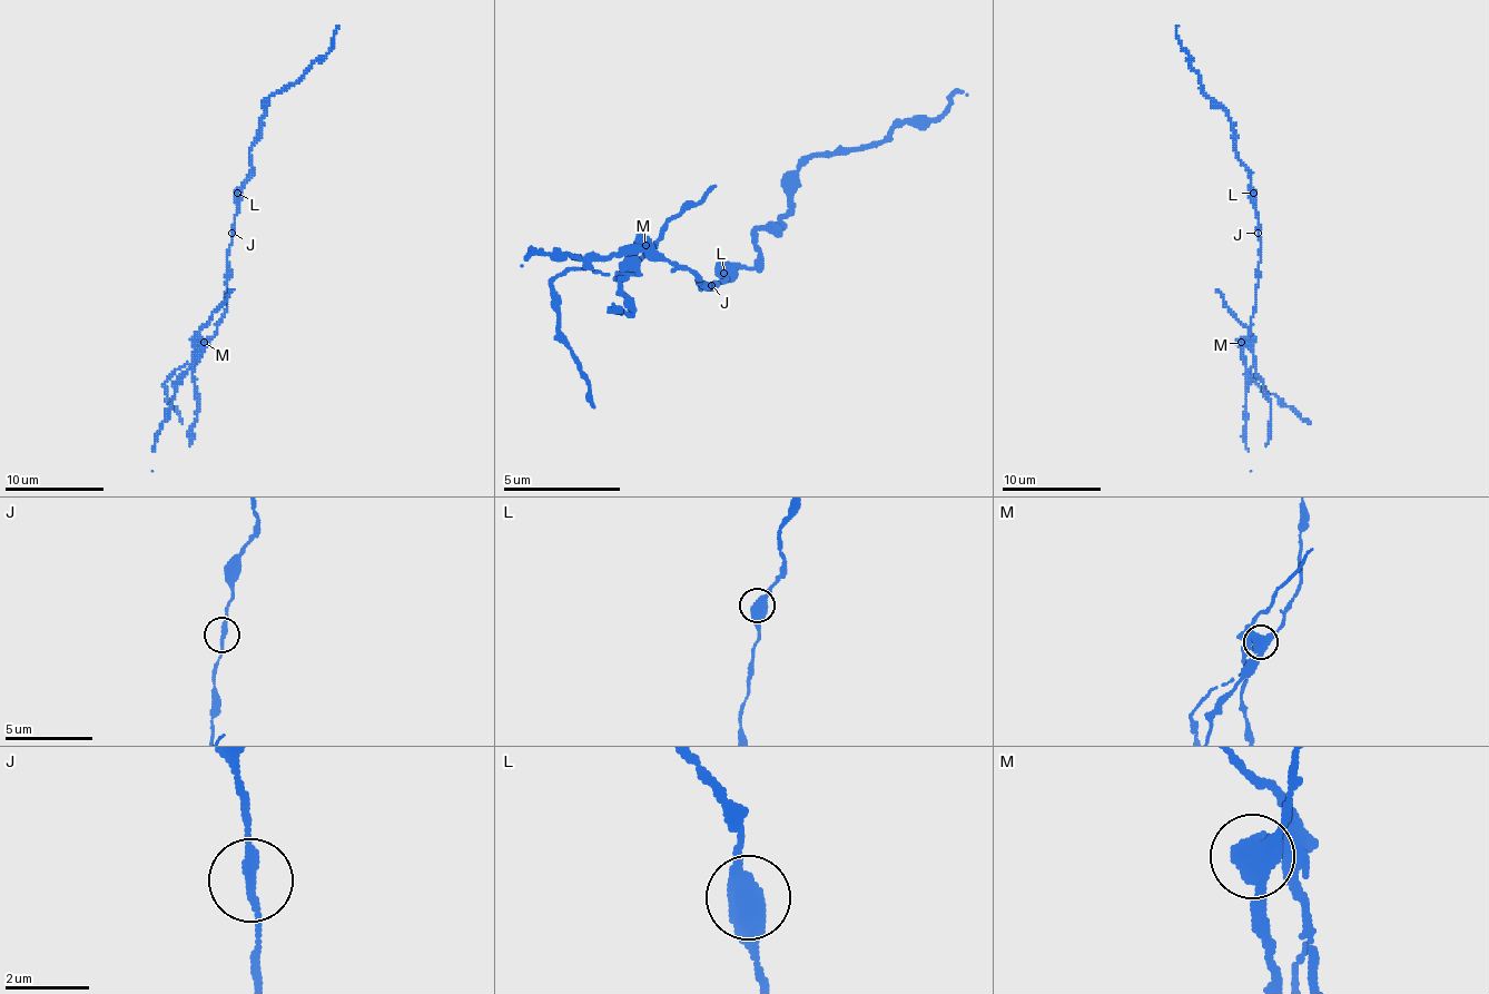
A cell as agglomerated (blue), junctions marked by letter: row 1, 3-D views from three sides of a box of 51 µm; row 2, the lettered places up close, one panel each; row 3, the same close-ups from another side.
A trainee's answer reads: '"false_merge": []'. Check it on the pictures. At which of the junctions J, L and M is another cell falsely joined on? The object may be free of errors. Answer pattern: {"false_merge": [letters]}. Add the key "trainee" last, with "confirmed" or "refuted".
{"false_merge": ["M"], "trainee": "refuted"}

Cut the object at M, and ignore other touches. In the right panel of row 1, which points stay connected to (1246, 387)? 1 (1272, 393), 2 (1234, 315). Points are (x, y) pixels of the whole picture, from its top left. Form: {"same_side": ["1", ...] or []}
{"same_side": []}

